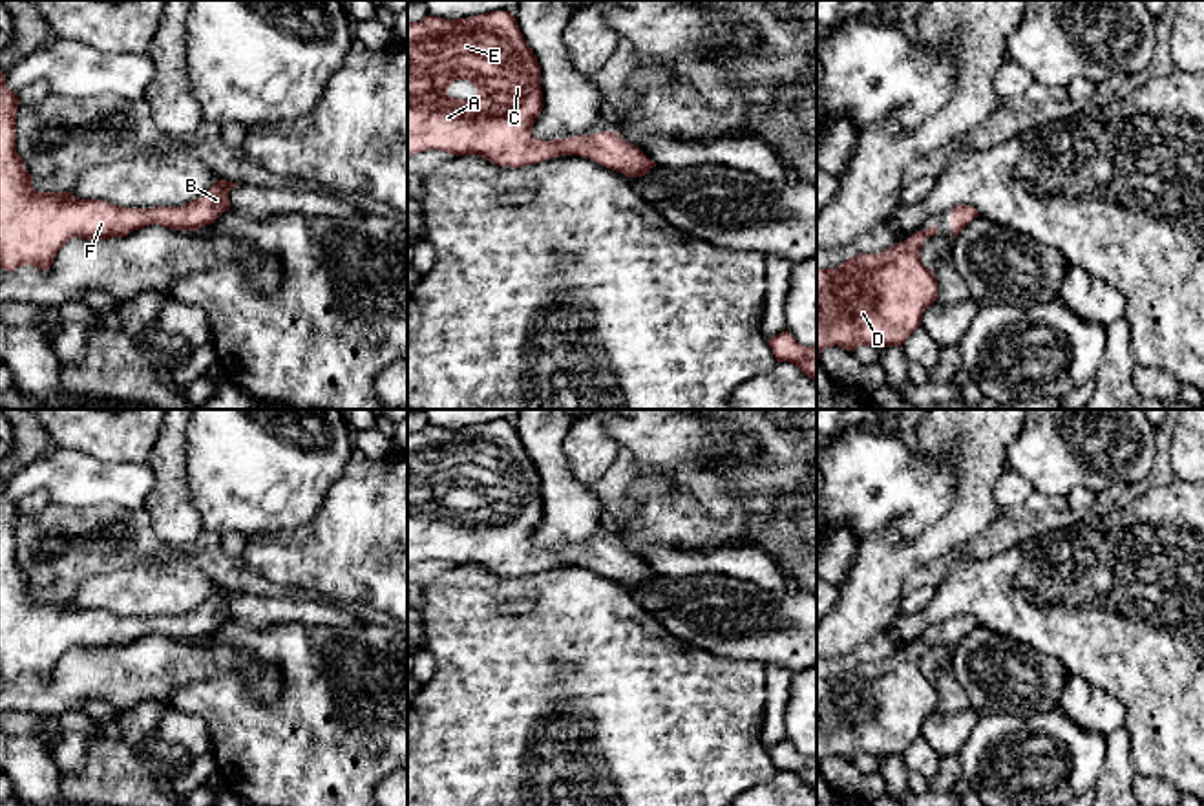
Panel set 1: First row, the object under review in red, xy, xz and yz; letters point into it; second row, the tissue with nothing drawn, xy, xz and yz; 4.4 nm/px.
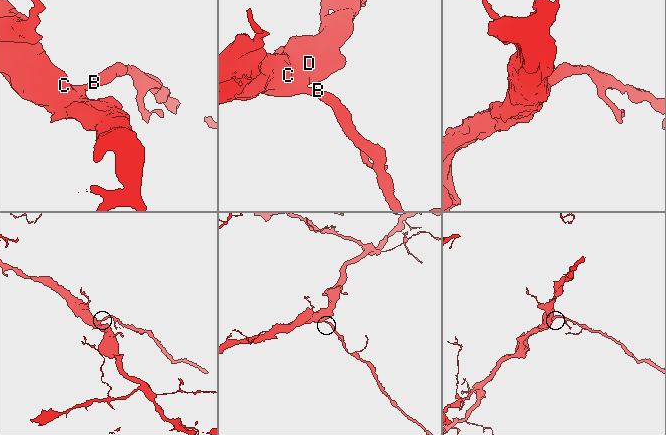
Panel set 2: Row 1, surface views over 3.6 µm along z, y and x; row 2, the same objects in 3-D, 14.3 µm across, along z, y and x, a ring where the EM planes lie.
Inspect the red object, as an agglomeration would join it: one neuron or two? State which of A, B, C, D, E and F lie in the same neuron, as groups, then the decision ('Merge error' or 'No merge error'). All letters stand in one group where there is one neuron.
Groups: A B C D E F. No merge error

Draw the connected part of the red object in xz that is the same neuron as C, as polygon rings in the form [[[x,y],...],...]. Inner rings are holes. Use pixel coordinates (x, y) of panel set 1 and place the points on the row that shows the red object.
[[[490,11],[468,18],[424,16],[407,22],[407,155],[440,150],[453,155],[481,155],[499,166],[528,166],[559,155],[581,155],[605,168],[641,177],[656,166],[638,146],[621,139],[618,132],[599,132],[566,139],[543,141],[532,135],[532,126],[543,111],[541,66],[526,44],[510,11]],[[455,80],[470,80],[477,88],[473,99],[455,99],[448,88]]]

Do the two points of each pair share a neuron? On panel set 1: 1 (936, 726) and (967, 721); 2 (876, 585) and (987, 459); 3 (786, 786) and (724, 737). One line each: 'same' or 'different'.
1: same
2: same
3: different

